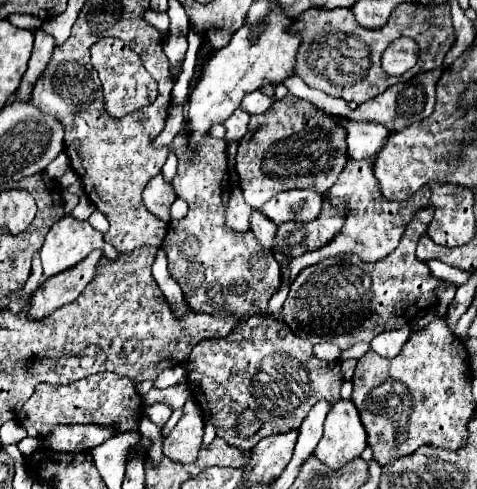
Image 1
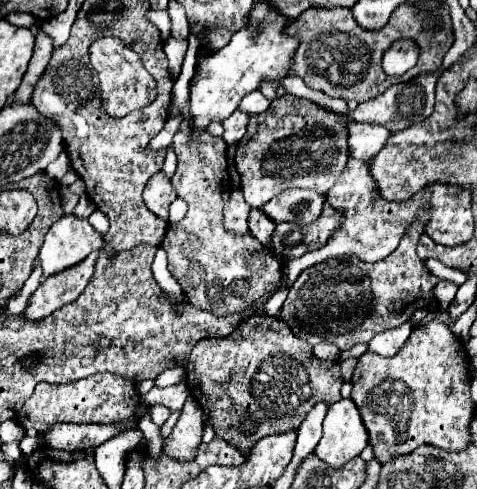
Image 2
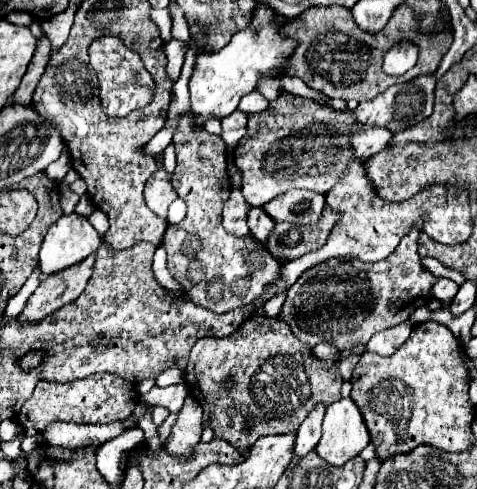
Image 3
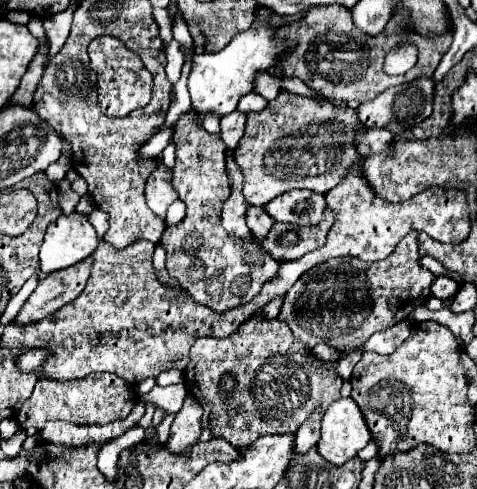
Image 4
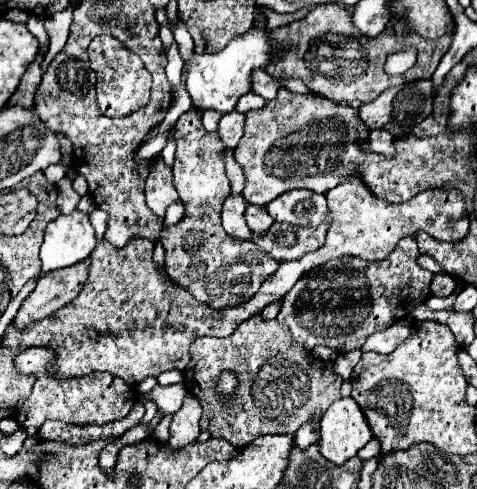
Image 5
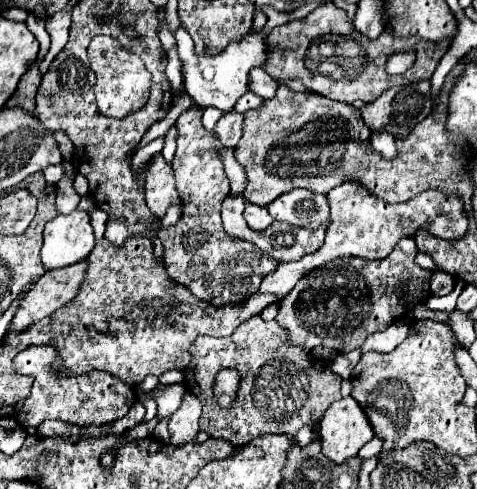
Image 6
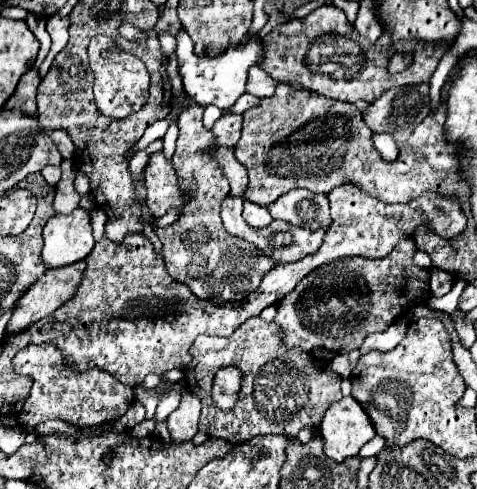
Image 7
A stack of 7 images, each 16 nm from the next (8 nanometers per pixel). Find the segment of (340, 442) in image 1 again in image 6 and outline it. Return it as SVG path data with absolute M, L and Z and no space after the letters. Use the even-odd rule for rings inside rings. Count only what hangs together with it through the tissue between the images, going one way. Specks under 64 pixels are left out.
M352 396L334 402L320 420L322 454L334 464L342 464L356 456L372 438L372 426Z

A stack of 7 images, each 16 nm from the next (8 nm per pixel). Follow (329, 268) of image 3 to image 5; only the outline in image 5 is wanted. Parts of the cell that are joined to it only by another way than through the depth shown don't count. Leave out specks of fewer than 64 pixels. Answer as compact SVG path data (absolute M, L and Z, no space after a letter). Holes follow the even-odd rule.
M416 234L402 238L396 250L388 258L378 262L364 262L360 258L330 260L328 264L316 266L314 270L306 272L300 278L300 282L294 284L294 288L282 300L282 308L276 320L280 320L280 324L286 324L292 332L292 338L308 350L312 350L318 344L326 344L338 352L356 350L364 344L364 340L368 340L368 336L406 318L416 306L424 304L432 296L430 282L434 274L430 270L424 272L424 268L420 268L416 260L418 260Z

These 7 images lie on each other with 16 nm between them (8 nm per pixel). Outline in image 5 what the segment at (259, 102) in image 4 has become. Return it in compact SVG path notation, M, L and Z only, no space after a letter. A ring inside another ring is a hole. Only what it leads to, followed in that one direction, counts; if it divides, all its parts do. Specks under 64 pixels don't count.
M248 92L248 94L244 94L242 98L240 98L240 102L238 102L238 106L236 106L236 110L238 112L250 112L250 110L258 110L258 108L262 108L264 106L264 98L262 96L258 96L258 94L254 94L254 92Z

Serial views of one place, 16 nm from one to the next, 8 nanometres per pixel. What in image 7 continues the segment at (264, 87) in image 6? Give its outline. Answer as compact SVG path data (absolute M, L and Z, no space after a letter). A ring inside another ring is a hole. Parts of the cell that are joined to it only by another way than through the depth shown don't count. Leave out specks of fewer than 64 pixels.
M253 66L248 72L248 80L246 83L246 92L262 97L272 97L278 82L273 80L259 66Z

